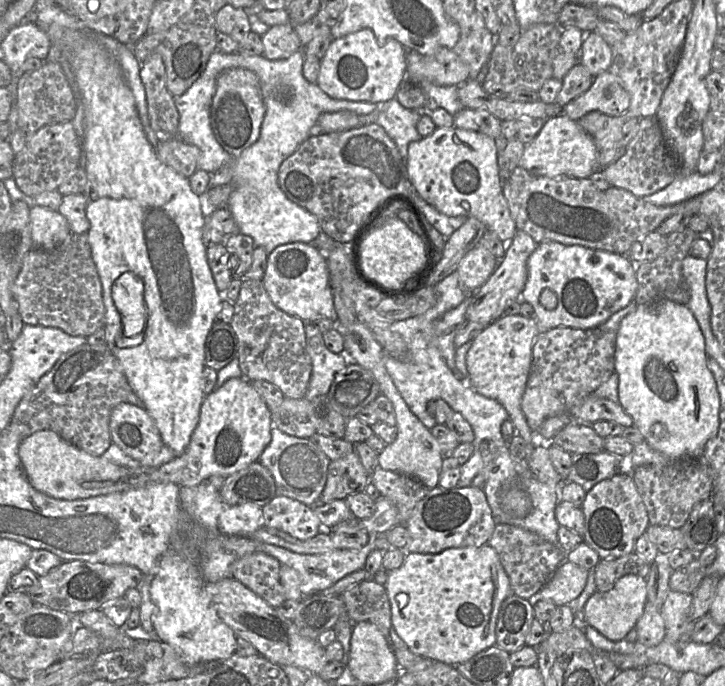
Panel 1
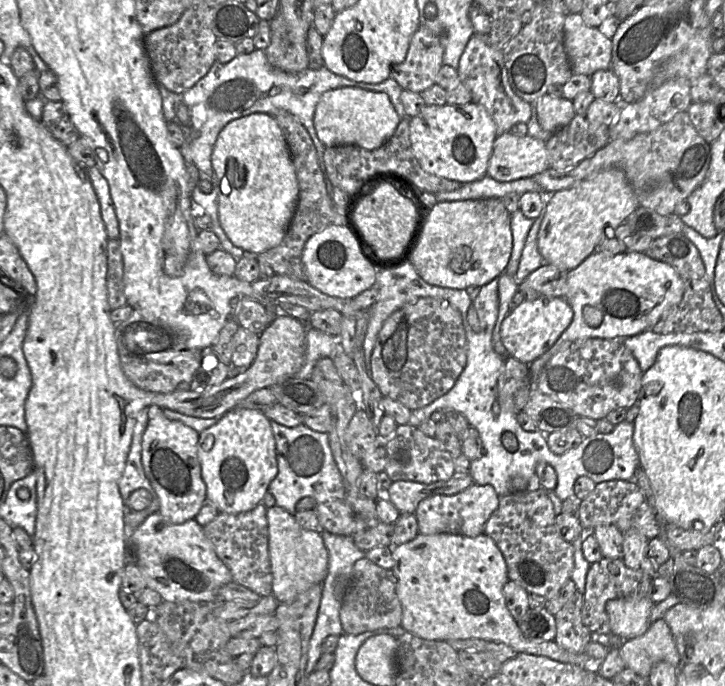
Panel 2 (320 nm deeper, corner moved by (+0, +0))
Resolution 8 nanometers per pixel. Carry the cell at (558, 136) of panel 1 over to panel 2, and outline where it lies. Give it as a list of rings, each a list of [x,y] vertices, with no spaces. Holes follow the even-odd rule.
[[[504,132],[494,140],[486,175],[499,182],[510,182],[533,177],[547,168],[545,142],[529,135]]]

